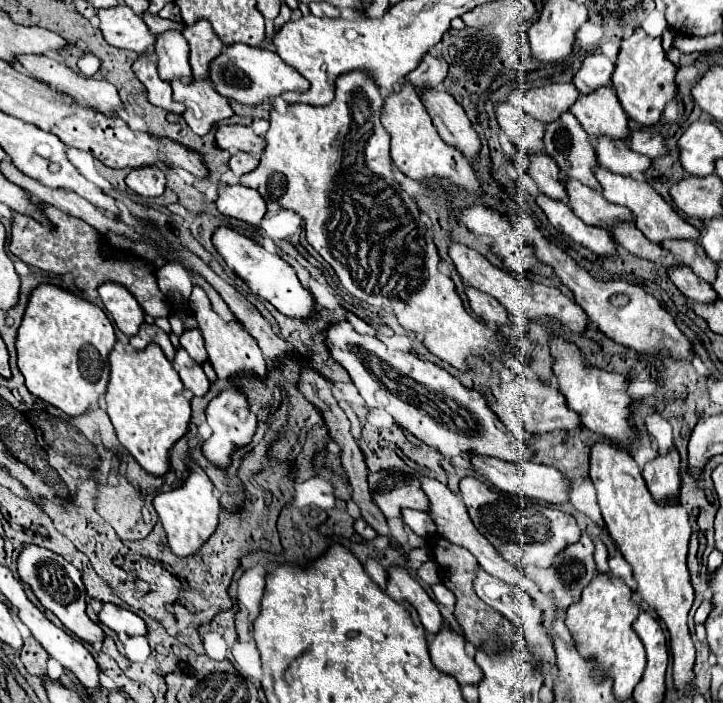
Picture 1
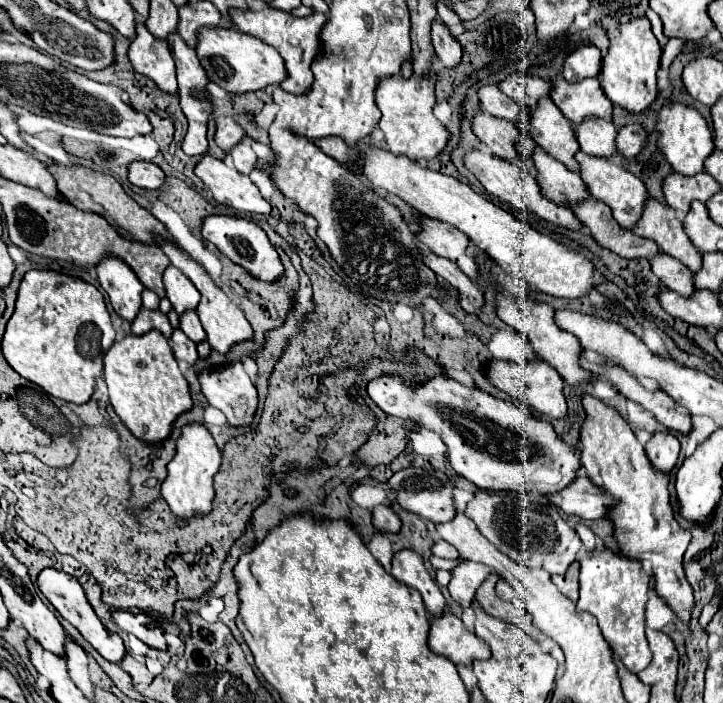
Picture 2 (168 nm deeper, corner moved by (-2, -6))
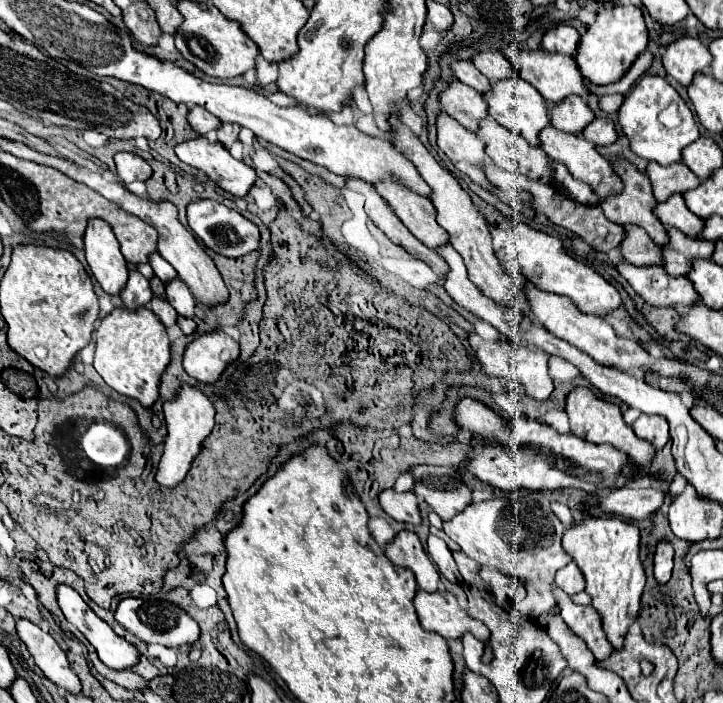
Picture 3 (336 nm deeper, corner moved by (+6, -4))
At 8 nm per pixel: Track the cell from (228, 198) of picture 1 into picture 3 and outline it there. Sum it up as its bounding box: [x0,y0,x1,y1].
[175,136,257,198]

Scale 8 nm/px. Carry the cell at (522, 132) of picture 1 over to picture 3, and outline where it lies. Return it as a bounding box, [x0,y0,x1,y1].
[451,60,489,94]

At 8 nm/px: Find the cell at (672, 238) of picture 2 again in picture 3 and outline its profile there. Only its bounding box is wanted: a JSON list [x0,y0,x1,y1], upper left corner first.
[601,158,667,246]

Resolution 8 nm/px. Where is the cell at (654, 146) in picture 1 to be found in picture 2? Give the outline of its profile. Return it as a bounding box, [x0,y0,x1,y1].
[617,124,647,158]

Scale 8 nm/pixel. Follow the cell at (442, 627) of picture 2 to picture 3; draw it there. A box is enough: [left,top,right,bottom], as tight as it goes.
[415,590,489,640]

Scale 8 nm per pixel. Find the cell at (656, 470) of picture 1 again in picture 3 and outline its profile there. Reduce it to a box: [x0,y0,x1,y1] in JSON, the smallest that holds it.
[633,414,669,450]

